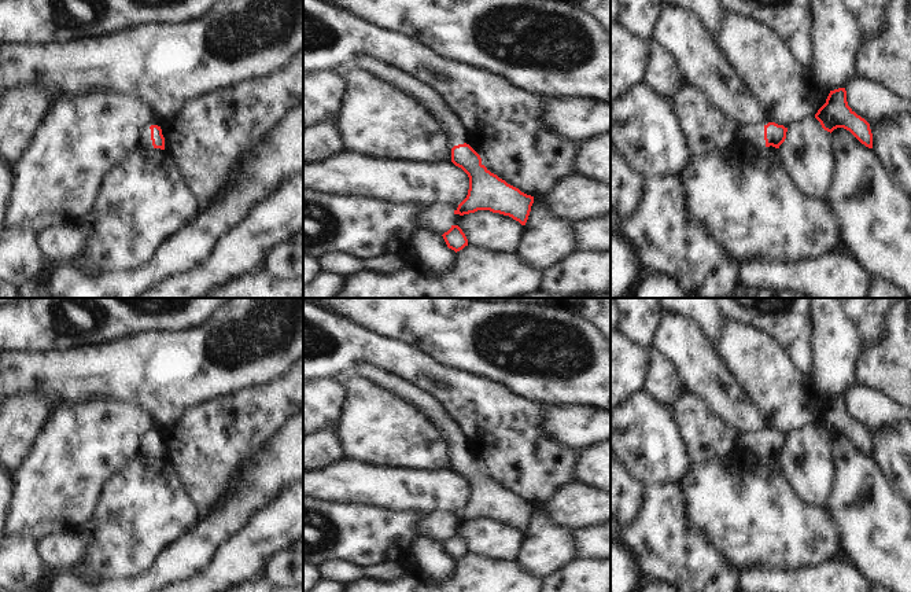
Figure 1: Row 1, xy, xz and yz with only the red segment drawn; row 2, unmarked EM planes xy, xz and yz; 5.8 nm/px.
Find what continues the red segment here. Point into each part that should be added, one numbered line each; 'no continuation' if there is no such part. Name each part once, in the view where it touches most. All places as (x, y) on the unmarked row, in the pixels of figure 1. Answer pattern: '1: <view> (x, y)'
1: yz (753, 442)

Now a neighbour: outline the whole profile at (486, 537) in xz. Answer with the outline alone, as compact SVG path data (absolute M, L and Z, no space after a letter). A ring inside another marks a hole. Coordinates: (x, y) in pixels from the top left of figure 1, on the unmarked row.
M477 518L469 522L453 522L451 532L458 533L468 552L497 559L514 560L523 544L524 533L509 523Z

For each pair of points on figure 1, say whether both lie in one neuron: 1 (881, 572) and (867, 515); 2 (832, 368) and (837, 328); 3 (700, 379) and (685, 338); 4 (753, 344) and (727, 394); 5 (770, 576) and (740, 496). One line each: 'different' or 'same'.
1: same
2: same
3: same
4: different
5: different

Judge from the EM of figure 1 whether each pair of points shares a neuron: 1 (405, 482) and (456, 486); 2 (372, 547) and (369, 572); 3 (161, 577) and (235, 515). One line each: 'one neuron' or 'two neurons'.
1: one neuron
2: two neurons
3: one neuron

